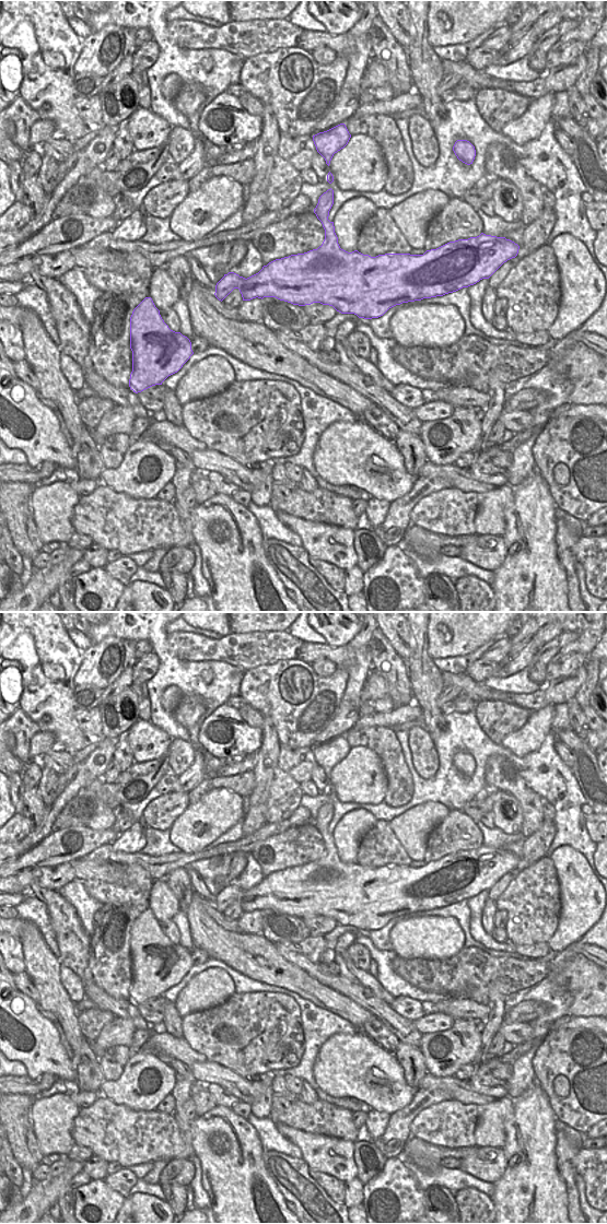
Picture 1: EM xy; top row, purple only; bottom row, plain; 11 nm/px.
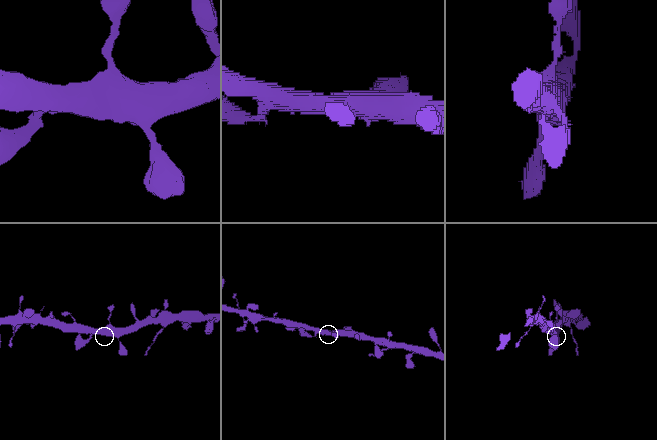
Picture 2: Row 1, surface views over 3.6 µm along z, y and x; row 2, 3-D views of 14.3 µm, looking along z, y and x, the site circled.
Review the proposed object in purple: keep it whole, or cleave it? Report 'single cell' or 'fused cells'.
single cell

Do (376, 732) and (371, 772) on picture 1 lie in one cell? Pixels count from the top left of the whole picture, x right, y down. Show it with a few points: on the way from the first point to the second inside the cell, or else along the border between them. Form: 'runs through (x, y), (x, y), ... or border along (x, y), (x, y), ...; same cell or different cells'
border along (351, 746), (371, 749), (377, 755), (386, 775); different cells

